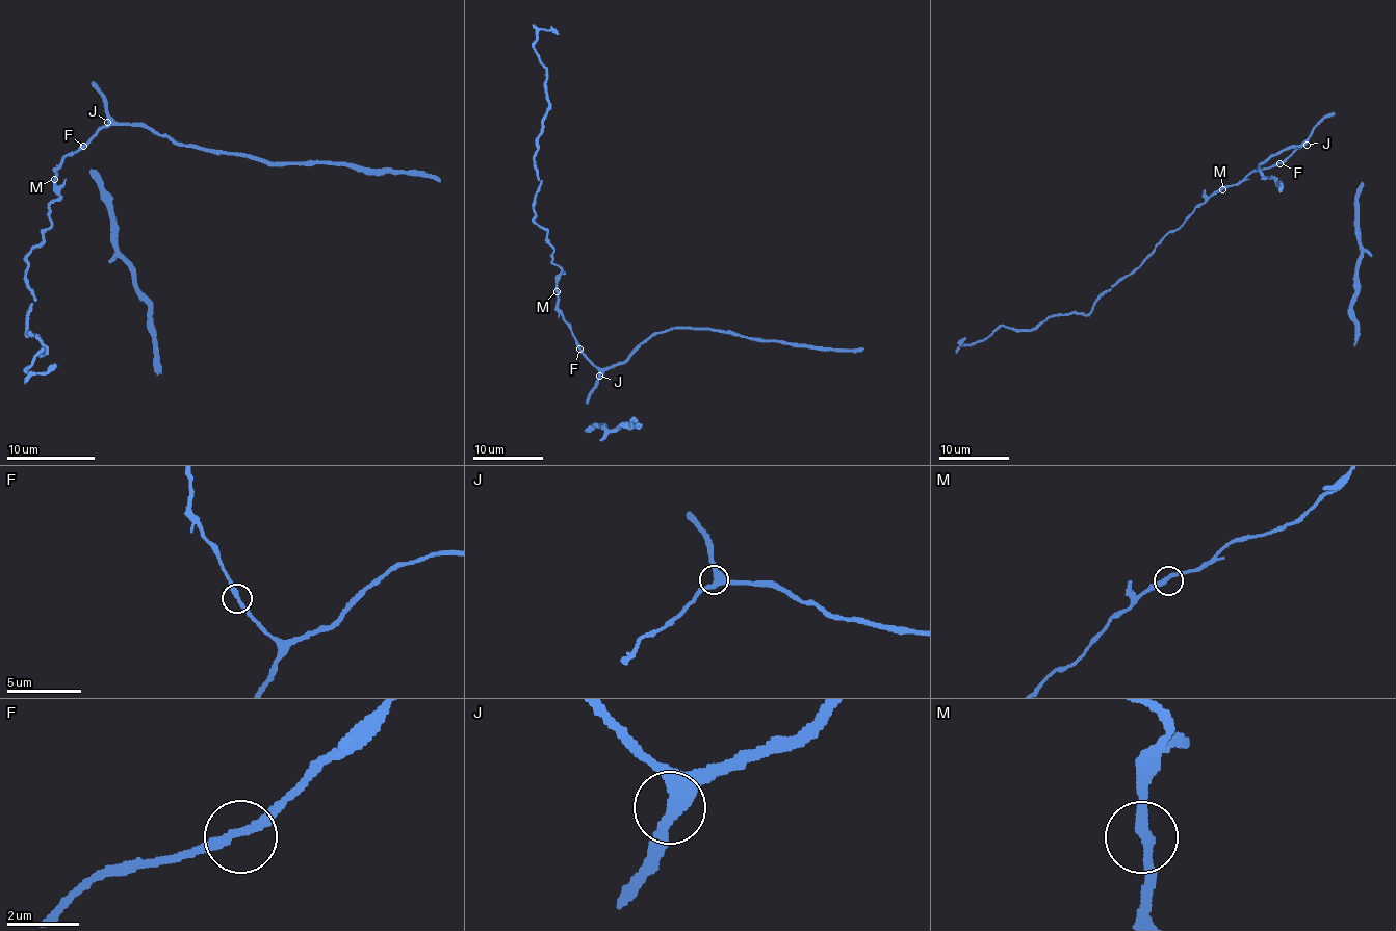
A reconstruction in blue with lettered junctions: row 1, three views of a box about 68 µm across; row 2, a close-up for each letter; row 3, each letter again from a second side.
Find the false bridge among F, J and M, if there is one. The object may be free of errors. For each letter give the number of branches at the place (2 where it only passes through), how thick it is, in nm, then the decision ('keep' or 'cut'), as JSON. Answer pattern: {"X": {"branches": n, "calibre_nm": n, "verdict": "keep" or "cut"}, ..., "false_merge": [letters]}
{"F": {"branches": 2, "calibre_nm": 260, "verdict": "keep"}, "J": {"branches": 3, "calibre_nm": 400, "verdict": "keep"}, "M": {"branches": 2, "calibre_nm": 260, "verdict": "keep"}, "false_merge": []}

